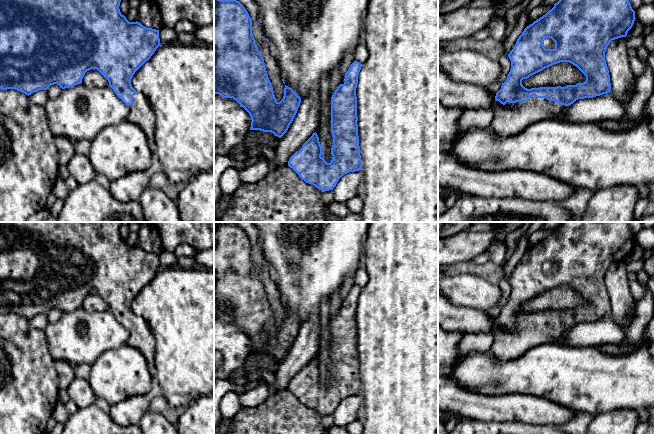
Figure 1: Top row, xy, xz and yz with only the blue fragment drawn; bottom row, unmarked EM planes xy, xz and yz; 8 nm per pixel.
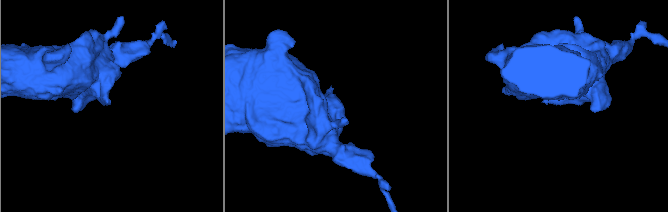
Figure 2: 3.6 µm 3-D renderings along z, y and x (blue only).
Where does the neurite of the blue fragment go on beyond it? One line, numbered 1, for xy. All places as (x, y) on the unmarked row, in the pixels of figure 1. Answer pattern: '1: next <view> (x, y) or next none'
1: next xy (141, 338)

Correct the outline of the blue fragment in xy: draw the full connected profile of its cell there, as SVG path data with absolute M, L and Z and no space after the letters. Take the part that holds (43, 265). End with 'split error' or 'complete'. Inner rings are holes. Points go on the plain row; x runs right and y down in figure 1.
M0 222L0 313L15 313L29 320L39 314L47 314L54 308L59 309L62 313L70 312L82 307L82 303L87 295L97 293L108 304L109 310L116 319L129 331L130 336L126 344L138 349L143 354L154 380L156 376L156 342L149 325L132 311L131 303L135 296L151 282L156 273L161 269L159 254L147 252L137 245L129 246L120 236L119 230L121 224L122 222Z | split error

